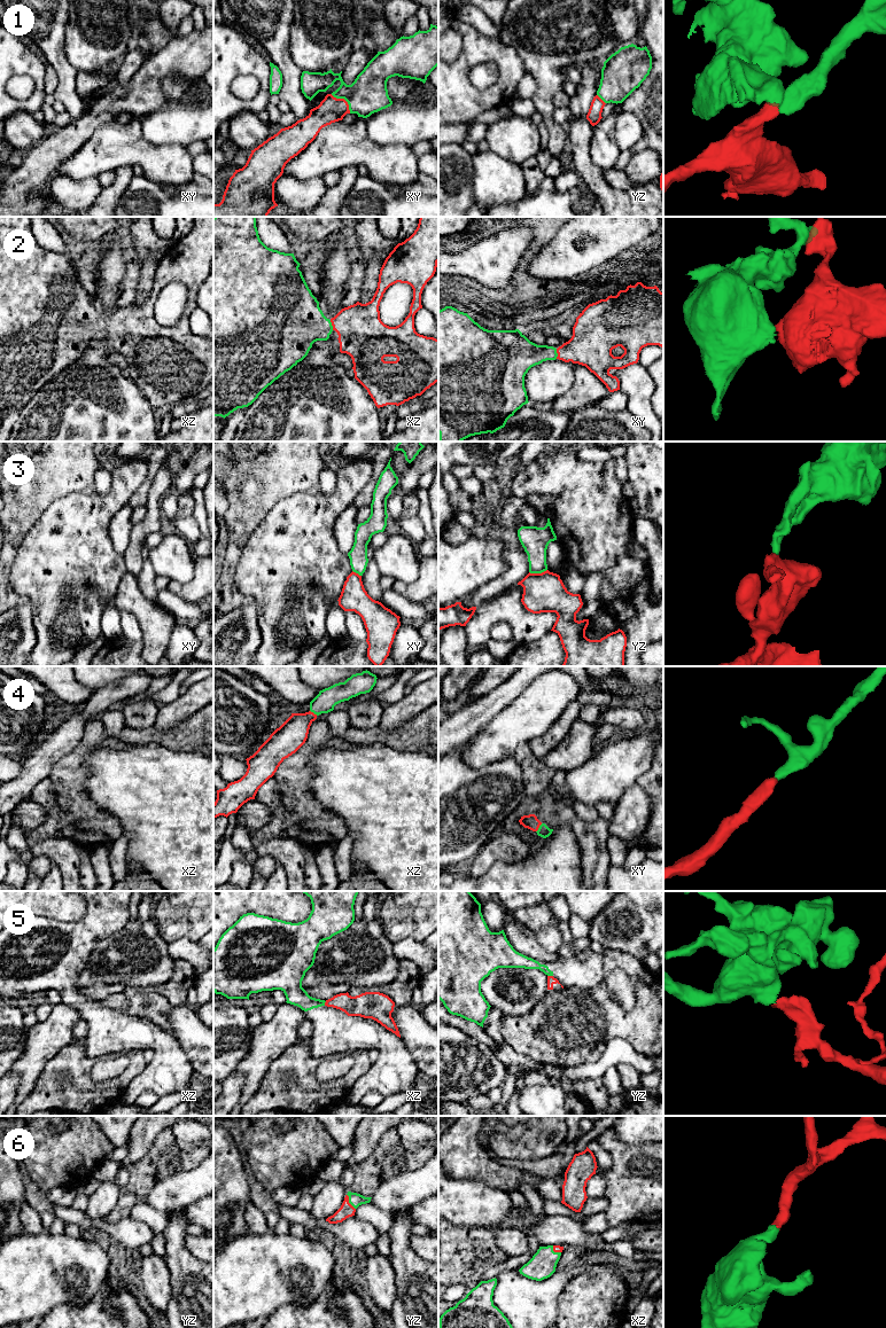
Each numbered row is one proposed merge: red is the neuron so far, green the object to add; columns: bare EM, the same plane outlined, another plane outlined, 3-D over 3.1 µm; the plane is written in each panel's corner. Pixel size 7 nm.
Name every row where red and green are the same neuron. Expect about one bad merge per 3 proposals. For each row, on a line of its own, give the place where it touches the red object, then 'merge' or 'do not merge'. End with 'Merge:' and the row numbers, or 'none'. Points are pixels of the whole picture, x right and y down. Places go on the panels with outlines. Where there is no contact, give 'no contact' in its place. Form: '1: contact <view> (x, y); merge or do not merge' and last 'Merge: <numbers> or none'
1: contact xy (344, 100); merge
2: contact xz (332, 325); merge
3: contact yz (537, 573); do not merge
4: contact xy (538, 827); merge
5: contact yz (550, 976); do not merge
6: contact yz (348, 1202); merge
Merge: 1, 2, 4, 6

